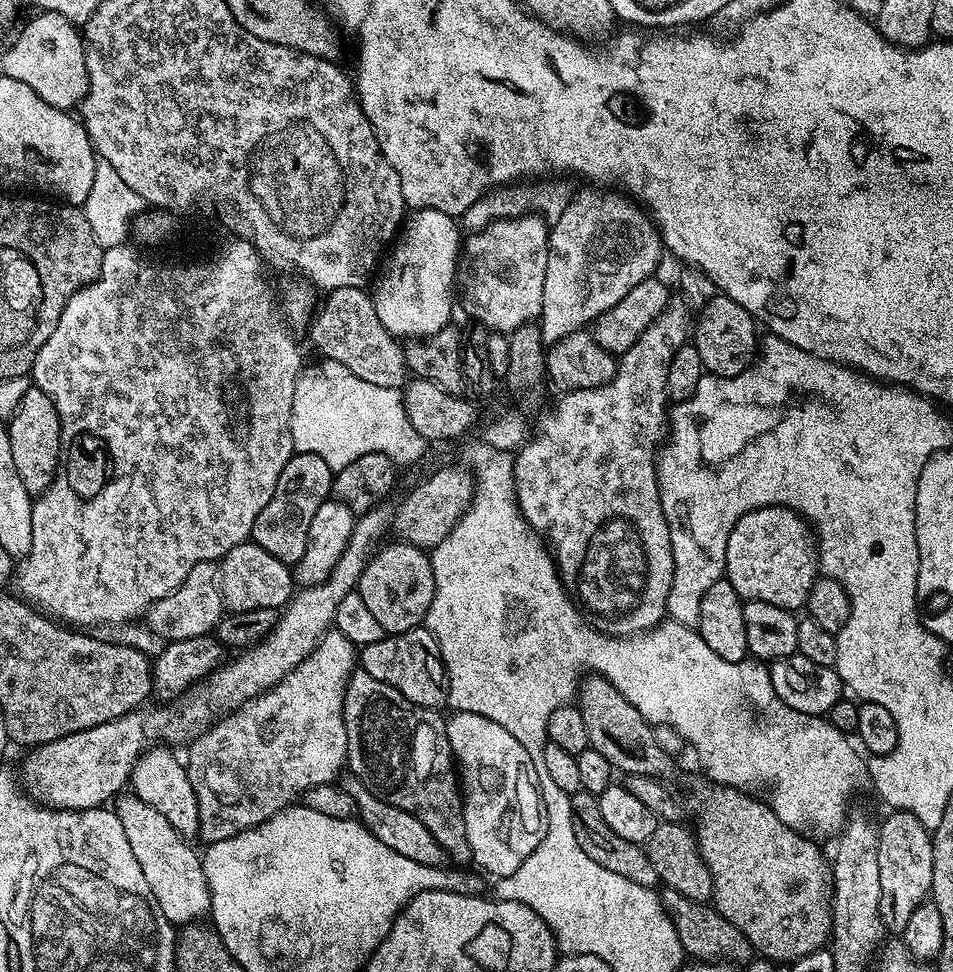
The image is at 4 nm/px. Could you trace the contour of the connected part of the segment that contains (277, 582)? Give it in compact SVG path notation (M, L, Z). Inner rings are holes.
M245 542L234 546L219 561L220 593L228 612L245 612L259 608L283 609L294 595L294 572L274 554L266 554L262 546Z

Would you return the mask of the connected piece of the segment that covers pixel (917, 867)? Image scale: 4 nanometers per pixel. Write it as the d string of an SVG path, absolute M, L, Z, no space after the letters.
M895 810L887 813L884 821L879 821L878 835L878 883L882 886L880 899L880 922L889 933L903 933L904 927L910 922L910 914L918 910L918 906L929 899L932 891L932 875L934 874L934 854L932 853L932 837L929 829L923 828L909 812Z

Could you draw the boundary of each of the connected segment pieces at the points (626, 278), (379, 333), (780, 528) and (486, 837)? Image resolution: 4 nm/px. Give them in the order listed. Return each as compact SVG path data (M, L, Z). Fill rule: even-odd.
M616 190L592 191L596 192L578 193L561 210L560 217L550 224L546 279L542 281L542 306L538 317L540 337L548 346L557 344L566 334L581 331L606 314L606 310L618 306L618 302L622 302L634 286L649 279L660 264L662 241L657 225L627 195Z
M334 288L325 296L328 297L325 298L324 305L315 309L310 321L312 344L321 352L319 355L325 360L333 360L346 366L346 370L350 370L350 374L358 374L362 382L370 382L373 386L403 389L410 376L408 364L404 360L404 348L401 341L389 334L382 322L378 322L371 295L364 288Z
M759 508L747 512L738 518L734 530L730 530L722 572L743 601L757 600L789 610L803 609L812 583L818 578L818 556L809 525L791 508Z
M452 712L446 720L450 750L458 761L472 864L485 868L492 878L512 876L534 854L544 837L544 810L534 779L533 762L524 744L482 714Z

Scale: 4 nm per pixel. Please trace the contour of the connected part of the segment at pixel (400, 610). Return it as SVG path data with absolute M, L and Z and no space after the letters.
M403 542L391 543L385 543L368 561L358 585L362 602L366 602L366 607L382 622L388 634L419 628L425 623L436 585L432 561L425 549Z

